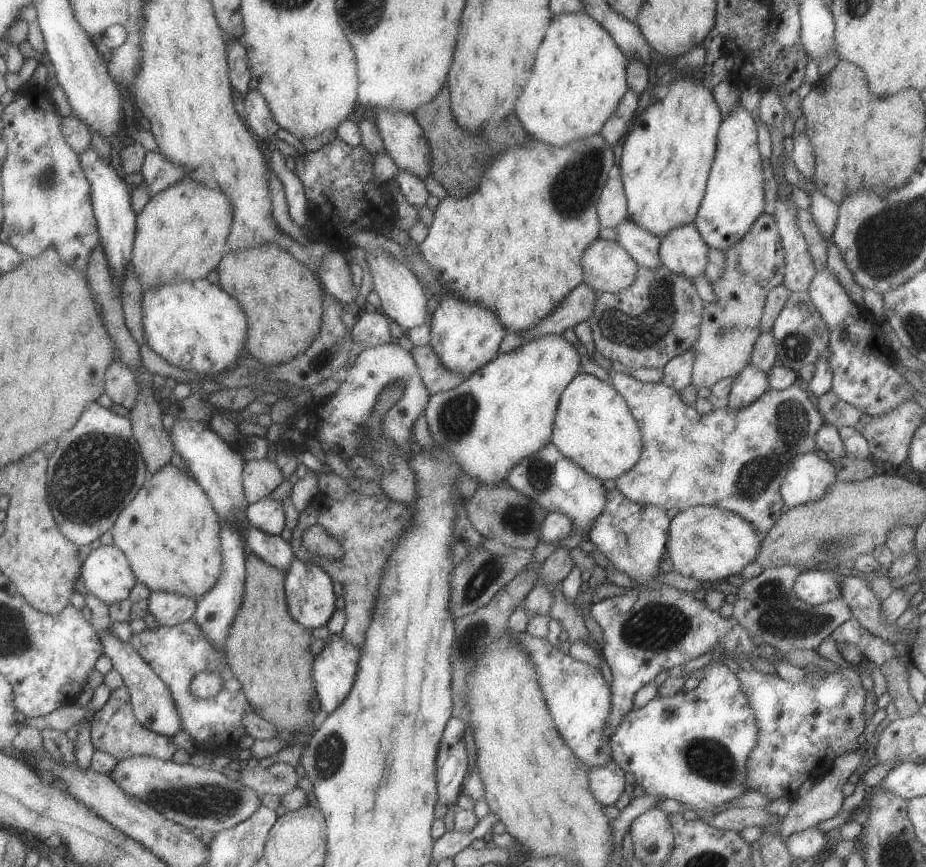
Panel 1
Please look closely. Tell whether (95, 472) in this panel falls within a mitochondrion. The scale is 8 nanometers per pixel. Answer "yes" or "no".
yes

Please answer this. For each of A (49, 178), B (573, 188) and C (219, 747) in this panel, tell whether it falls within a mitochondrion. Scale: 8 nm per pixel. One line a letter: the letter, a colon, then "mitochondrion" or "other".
A: mitochondrion
B: mitochondrion
C: other

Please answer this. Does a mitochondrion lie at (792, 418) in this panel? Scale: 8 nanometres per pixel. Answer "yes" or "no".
yes

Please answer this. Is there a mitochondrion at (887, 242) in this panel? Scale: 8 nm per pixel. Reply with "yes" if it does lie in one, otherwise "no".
yes

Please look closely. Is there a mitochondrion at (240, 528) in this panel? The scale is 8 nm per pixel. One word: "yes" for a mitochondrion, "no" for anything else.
no

